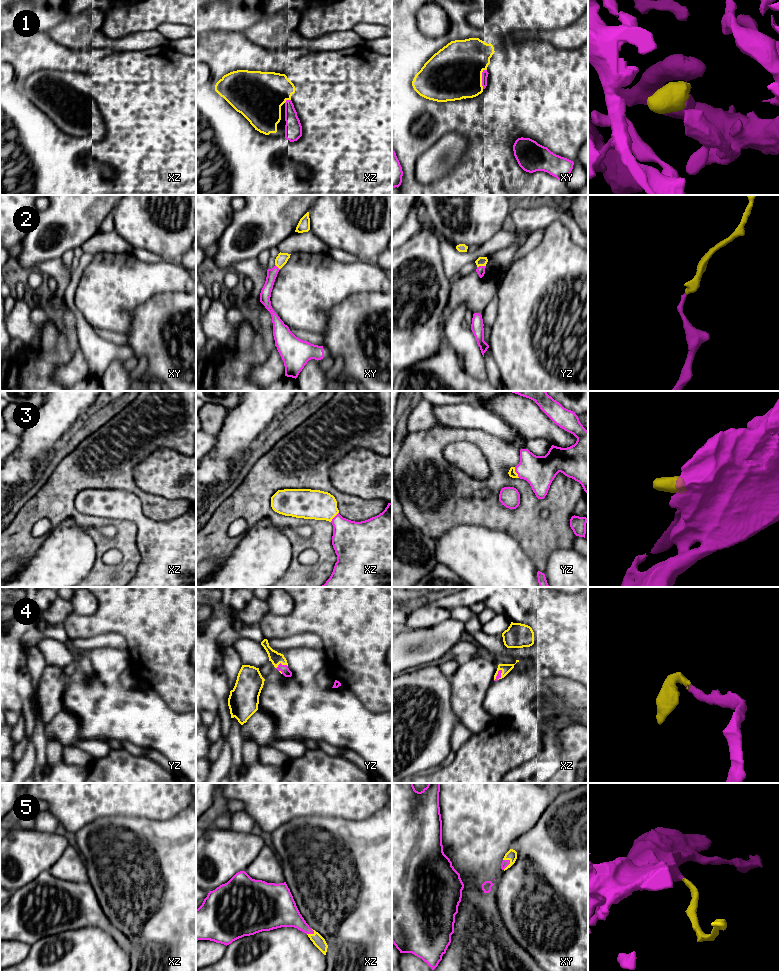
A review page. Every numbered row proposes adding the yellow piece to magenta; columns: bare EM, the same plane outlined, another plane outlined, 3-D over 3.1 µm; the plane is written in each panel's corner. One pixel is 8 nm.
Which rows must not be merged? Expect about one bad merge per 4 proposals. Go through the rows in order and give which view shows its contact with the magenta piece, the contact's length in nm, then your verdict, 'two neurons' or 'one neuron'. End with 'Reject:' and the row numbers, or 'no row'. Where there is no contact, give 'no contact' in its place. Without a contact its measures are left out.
1: contact in xy; length 160 nm; one neuron
2: contact in yz; length 70 nm; one neuron
3: contact in yz; length 100 nm; one neuron
4: contact in yz; length 100 nm; one neuron
5: contact in xy; length 100 nm; one neuron
Reject: no row

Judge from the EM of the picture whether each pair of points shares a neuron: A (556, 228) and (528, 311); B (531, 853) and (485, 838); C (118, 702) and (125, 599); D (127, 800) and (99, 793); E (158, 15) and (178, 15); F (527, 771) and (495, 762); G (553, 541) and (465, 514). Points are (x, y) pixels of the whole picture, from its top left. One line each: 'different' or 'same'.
A: same
B: different
C: different
D: same
E: same
F: different
G: same

